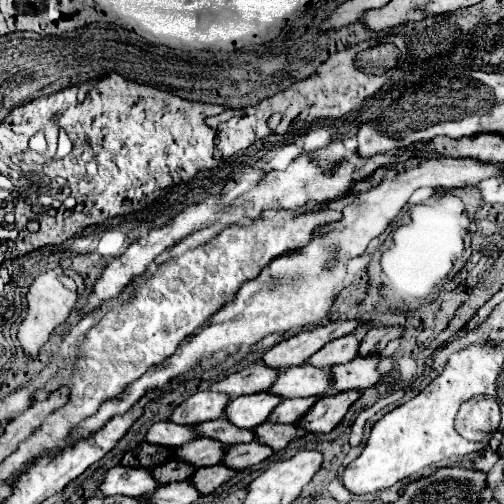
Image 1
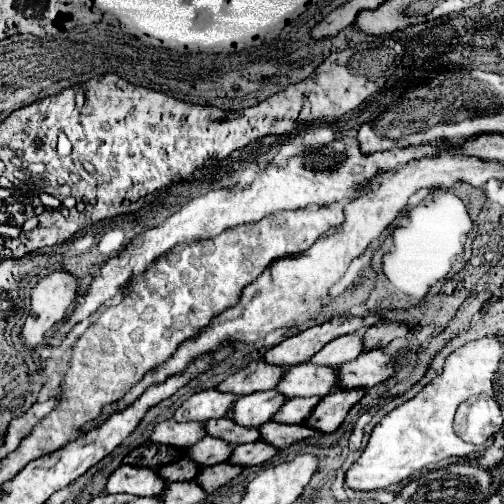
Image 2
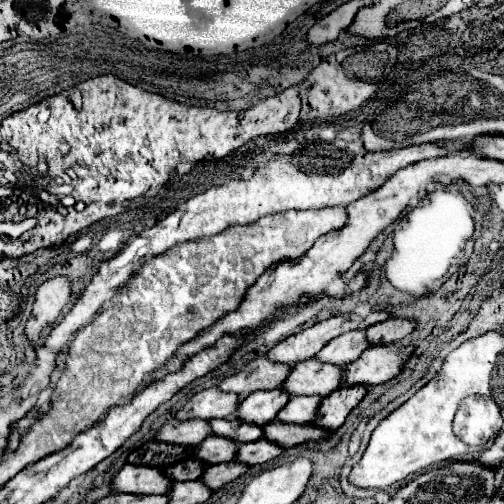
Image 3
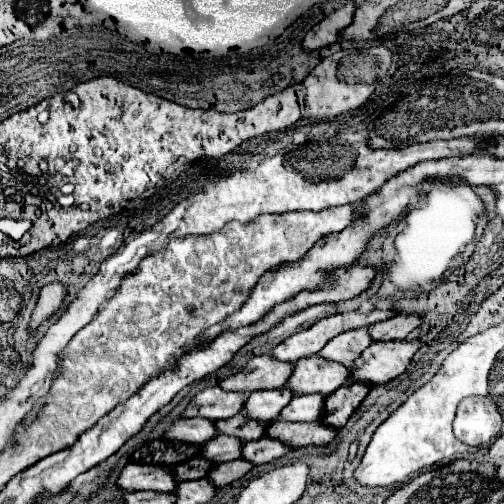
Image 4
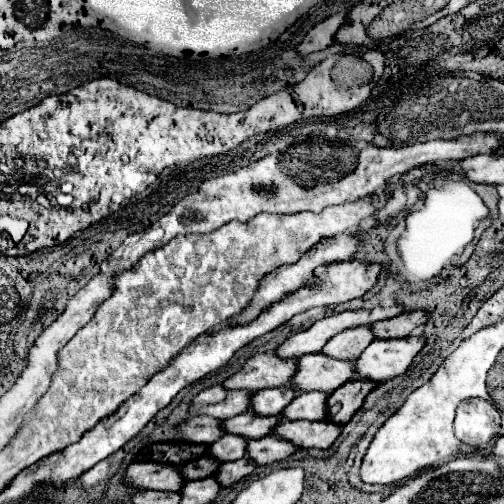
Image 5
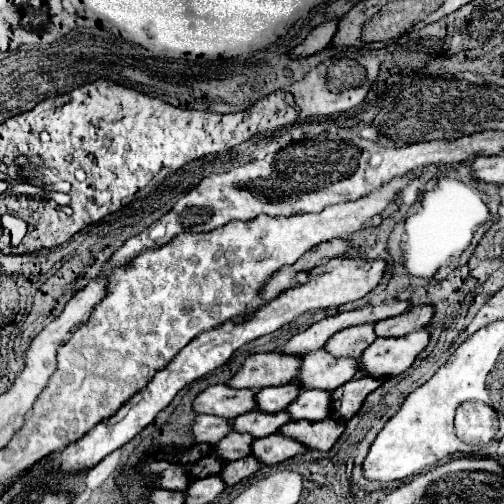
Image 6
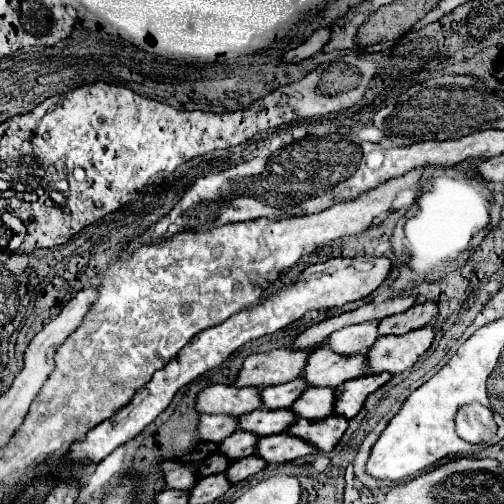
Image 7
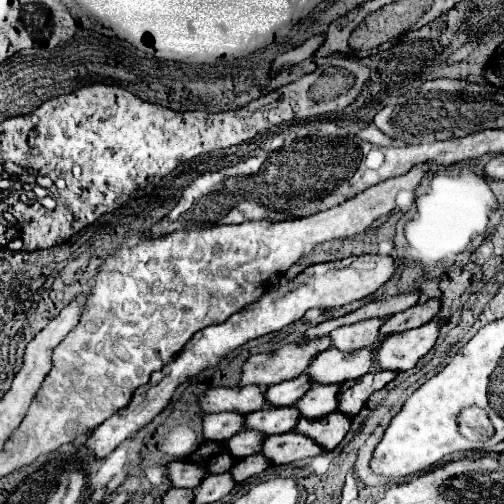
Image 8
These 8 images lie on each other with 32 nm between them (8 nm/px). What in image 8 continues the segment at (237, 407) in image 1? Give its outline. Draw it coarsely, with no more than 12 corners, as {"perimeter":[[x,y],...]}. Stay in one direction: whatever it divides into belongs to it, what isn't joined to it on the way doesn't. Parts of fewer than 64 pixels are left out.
{"perimeter":[[306,374],[268,386],[268,406],[296,404],[310,388]]}

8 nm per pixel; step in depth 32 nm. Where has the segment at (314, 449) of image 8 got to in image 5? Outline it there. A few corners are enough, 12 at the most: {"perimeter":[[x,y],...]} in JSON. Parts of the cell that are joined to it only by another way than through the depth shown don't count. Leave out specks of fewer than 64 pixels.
{"perimeter":[[278,436],[250,440],[246,458],[272,464],[296,452]]}

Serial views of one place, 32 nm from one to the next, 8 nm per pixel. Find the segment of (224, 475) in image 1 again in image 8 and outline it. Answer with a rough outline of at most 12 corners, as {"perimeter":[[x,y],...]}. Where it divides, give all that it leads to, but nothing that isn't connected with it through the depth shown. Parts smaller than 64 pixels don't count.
{"perimeter":[[262,454],[236,460],[230,474],[244,482],[264,472],[270,462]]}

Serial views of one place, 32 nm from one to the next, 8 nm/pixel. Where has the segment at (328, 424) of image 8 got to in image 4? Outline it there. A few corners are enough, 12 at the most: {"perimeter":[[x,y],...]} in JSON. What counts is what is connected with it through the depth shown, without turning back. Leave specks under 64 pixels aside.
{"perimeter":[[274,420],[266,436],[286,446],[328,444],[336,430],[320,422]]}

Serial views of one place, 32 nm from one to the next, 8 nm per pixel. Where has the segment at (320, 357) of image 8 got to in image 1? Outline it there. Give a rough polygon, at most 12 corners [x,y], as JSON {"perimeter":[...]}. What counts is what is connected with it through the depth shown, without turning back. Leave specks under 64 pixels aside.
{"perimeter":[[282,370],[268,392],[280,398],[324,396],[330,370]]}

